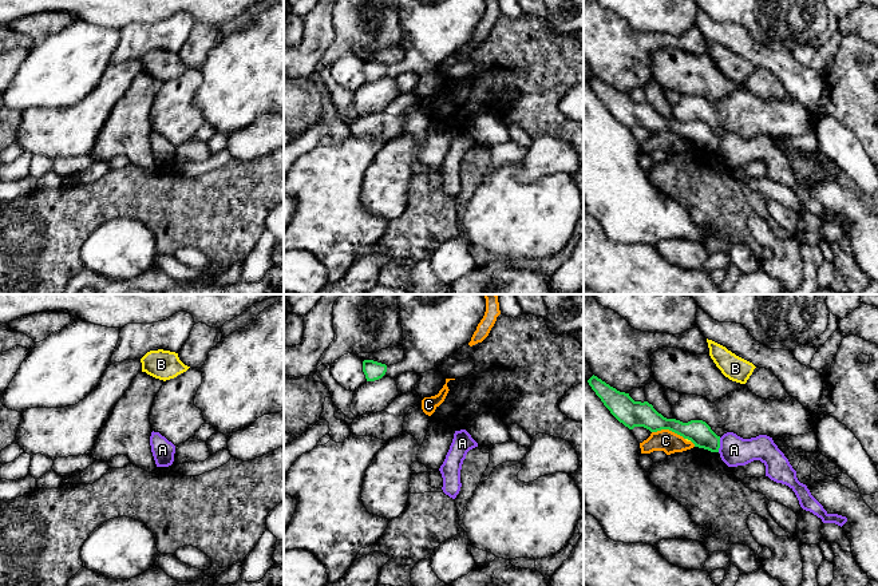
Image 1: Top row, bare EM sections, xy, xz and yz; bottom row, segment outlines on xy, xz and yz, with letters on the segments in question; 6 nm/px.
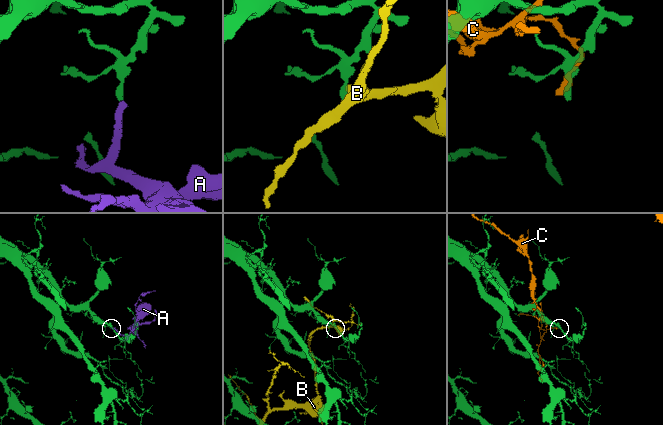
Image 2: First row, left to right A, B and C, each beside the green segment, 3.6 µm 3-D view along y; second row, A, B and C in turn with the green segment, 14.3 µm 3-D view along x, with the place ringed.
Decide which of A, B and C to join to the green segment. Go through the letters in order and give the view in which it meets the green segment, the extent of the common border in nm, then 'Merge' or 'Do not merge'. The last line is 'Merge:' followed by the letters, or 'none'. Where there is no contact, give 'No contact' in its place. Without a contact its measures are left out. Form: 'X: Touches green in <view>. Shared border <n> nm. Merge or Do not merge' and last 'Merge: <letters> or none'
A: Touches green in yz. Shared border 90 nm. Do not merge
B: Touches green in yz. Shared border 40 nm. Do not merge
C: Touches green in yz. Shared border 200 nm. Do not merge
Merge: none

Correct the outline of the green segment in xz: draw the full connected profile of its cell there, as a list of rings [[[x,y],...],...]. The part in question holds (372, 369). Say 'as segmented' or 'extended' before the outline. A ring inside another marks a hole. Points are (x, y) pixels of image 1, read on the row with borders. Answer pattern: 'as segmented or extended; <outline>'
as segmented; [[[364,360],[363,372],[365,375],[367,381],[375,381],[385,375],[387,365],[373,360]]]

